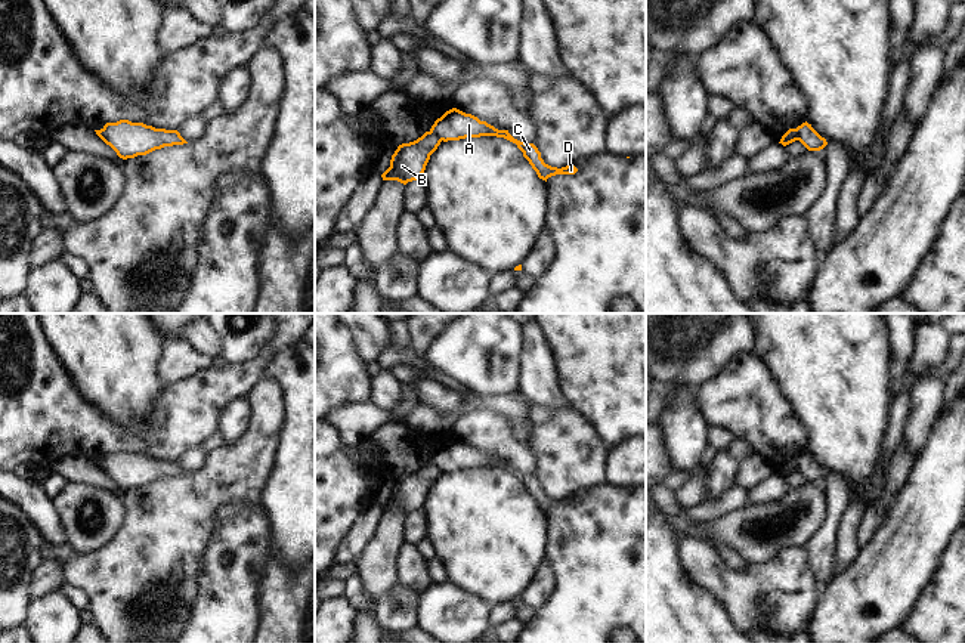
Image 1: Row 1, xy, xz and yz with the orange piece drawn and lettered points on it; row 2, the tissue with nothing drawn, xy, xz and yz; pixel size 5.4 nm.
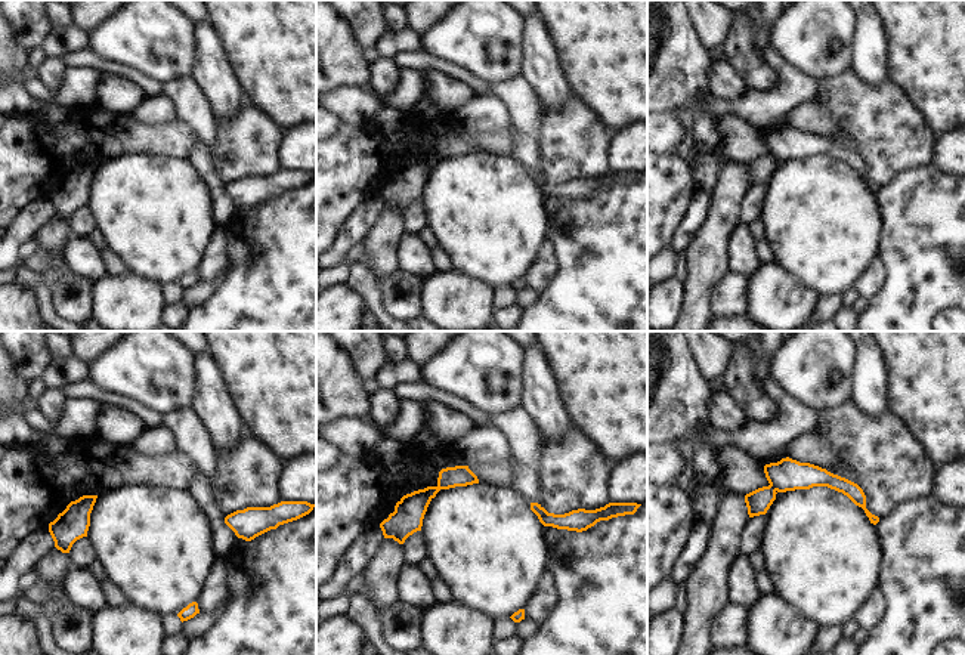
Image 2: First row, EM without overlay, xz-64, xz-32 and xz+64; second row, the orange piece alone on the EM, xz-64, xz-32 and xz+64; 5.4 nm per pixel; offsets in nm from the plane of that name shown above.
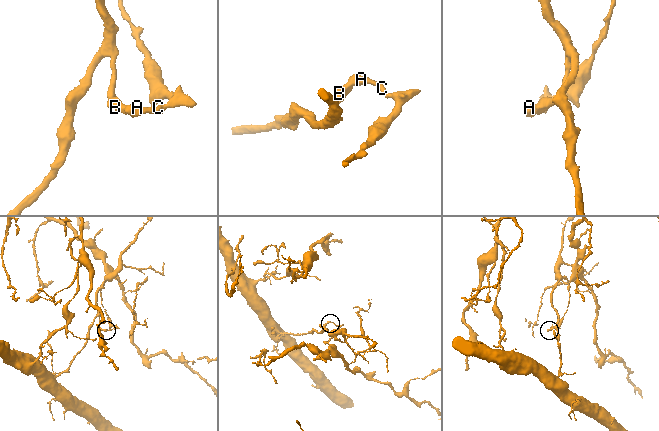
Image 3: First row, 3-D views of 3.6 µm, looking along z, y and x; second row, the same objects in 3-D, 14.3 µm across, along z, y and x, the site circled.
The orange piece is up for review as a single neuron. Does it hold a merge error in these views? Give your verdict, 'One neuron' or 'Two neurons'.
Two neurons

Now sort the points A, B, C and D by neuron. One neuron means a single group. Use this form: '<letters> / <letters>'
A C D / B

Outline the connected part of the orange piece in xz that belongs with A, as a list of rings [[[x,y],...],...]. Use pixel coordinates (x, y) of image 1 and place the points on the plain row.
[[[457,439],[446,442],[434,452],[430,460],[440,472],[460,472],[466,469],[497,467],[504,469],[517,476],[523,488],[529,492],[538,508],[545,511],[556,506],[575,506],[578,500],[570,494],[566,498],[557,500],[544,494],[541,483],[533,474],[525,474],[514,470],[508,461],[498,461],[486,452],[480,452],[471,445],[466,445]]]

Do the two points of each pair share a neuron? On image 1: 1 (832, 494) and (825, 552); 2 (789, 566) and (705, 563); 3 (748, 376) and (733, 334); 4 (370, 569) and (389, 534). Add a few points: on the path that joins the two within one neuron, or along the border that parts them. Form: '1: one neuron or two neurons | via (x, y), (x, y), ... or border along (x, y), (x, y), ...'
1: one neuron | via (834, 509), (834, 518), (826, 537)
2: one neuron | via (767, 581), (724, 581)
3: two neurons | border along (752, 352), (741, 352), (715, 376)
4: one neuron | via (377, 560), (386, 543)

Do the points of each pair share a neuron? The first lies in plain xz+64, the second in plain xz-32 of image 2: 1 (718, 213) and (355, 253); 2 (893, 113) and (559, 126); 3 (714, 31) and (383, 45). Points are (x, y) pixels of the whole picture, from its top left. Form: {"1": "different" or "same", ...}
{"1": "different", "2": "same", "3": "different"}

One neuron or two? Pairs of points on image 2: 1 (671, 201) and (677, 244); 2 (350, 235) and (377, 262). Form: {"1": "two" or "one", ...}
{"1": "two", "2": "two"}

